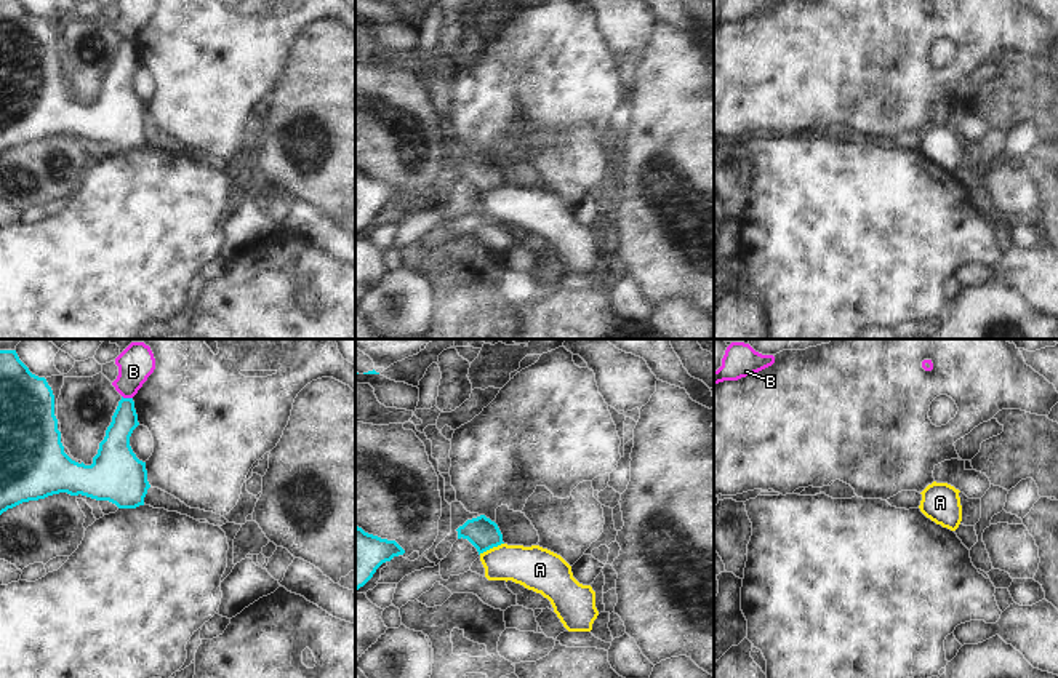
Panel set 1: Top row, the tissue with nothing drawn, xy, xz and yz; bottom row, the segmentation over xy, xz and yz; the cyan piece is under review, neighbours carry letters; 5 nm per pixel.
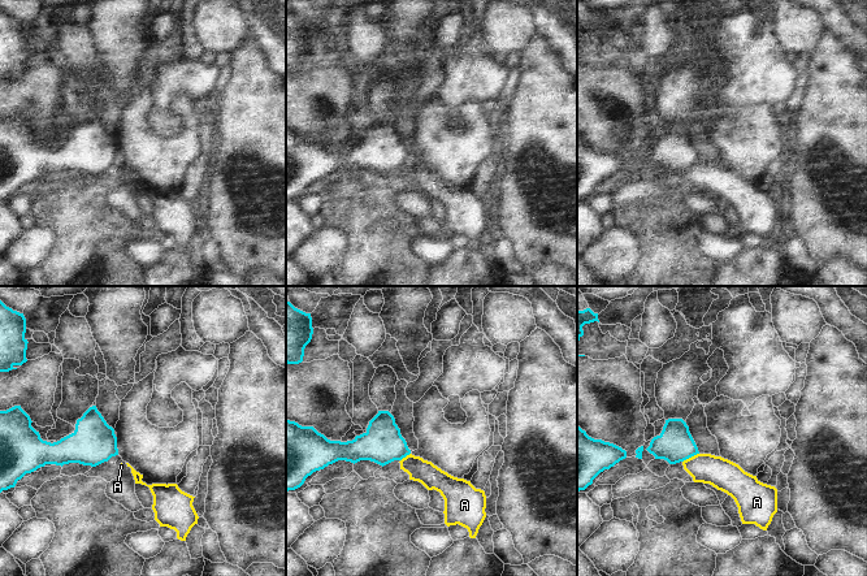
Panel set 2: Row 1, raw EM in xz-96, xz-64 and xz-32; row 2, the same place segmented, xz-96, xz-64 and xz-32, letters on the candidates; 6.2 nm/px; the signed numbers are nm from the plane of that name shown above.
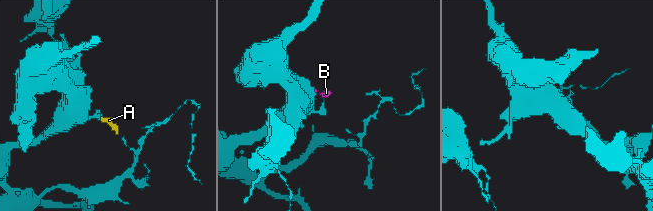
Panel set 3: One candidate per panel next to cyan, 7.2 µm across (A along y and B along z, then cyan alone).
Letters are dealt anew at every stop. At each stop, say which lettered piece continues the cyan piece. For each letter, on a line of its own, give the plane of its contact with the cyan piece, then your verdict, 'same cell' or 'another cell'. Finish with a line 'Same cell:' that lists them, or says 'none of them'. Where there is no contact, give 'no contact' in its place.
A: xz | another cell
B: xy | another cell
Same cell: none of them

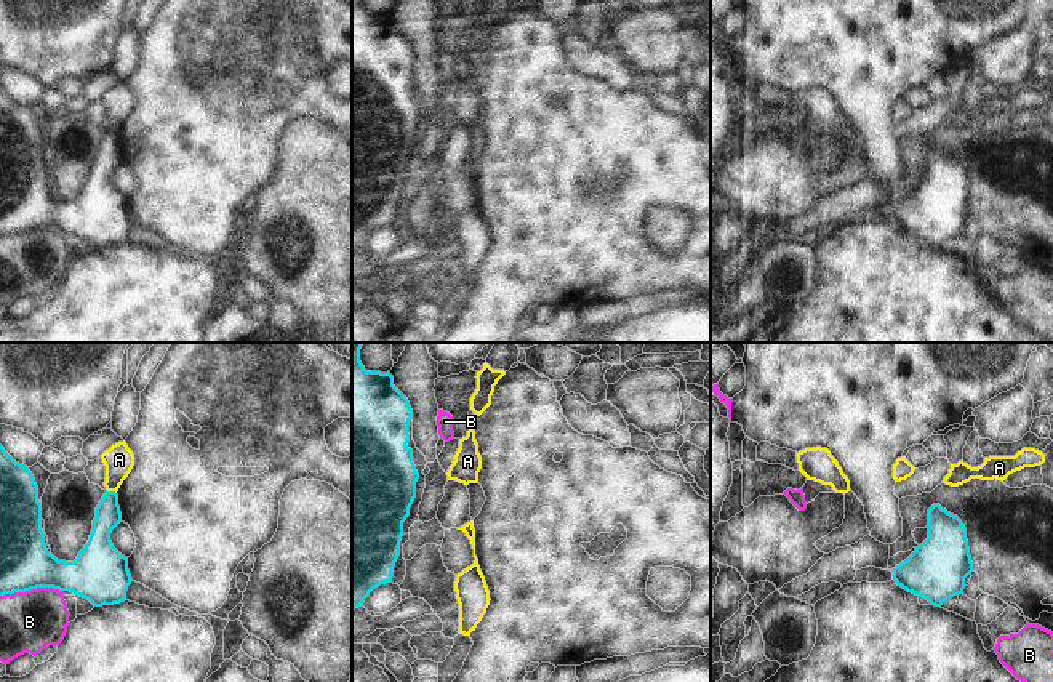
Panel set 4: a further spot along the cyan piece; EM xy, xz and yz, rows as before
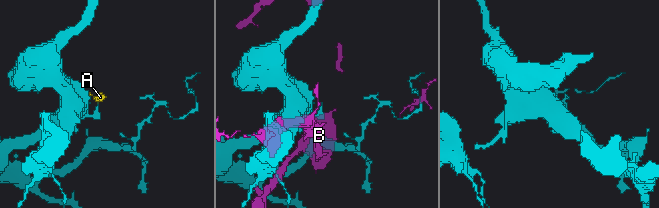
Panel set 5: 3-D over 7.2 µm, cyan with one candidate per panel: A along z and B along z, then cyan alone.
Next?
A: xy | another cell
B: xy | another cell
Same cell: none of them

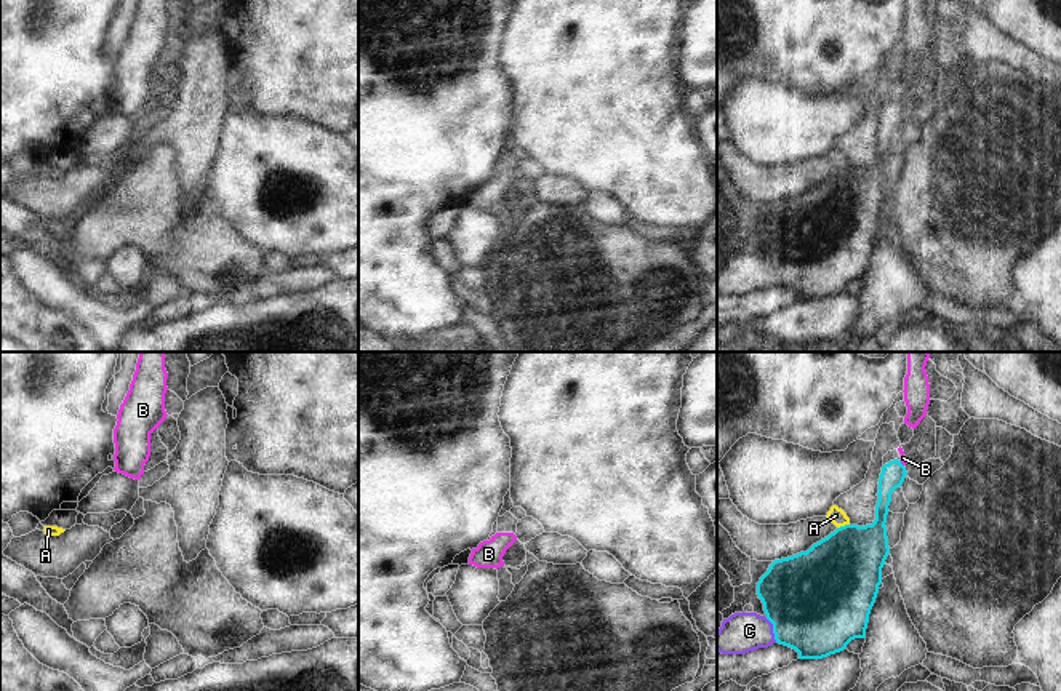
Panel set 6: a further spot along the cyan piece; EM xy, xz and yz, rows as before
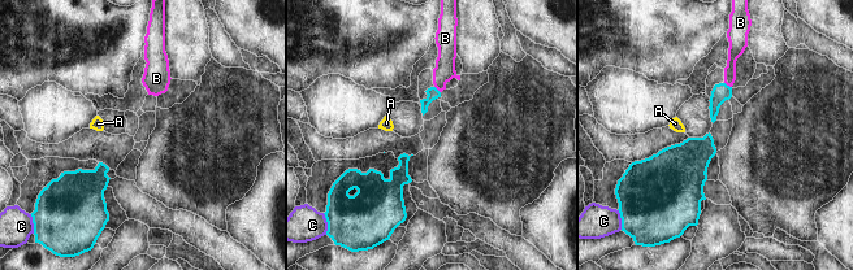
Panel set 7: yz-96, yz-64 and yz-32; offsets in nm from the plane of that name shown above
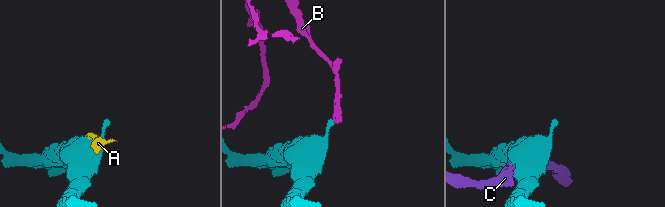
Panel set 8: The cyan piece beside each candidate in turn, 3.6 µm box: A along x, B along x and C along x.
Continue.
A: yz | another cell
B: yz | same cell
C: yz | another cell
Same cell: B

